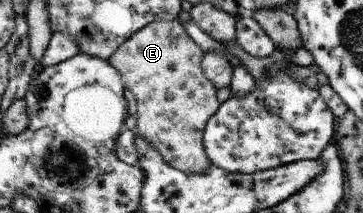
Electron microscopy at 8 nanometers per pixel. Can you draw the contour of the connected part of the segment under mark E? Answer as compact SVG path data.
M156 20L139 29L128 38L108 61L122 74L122 78L136 98L136 127L134 132L146 138L173 167L186 173L200 173L211 165L204 149L204 130L209 120L220 108L217 88L208 79L203 69L204 53L185 27L174 21Z

